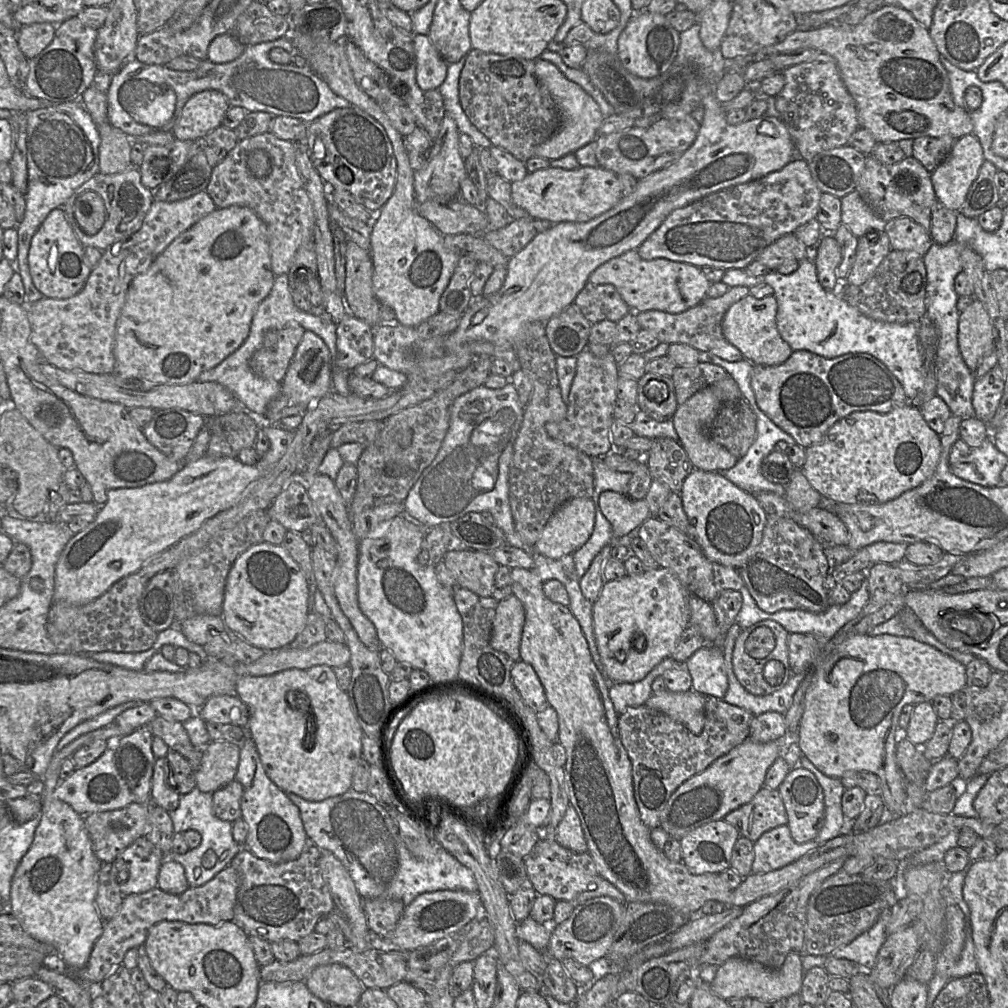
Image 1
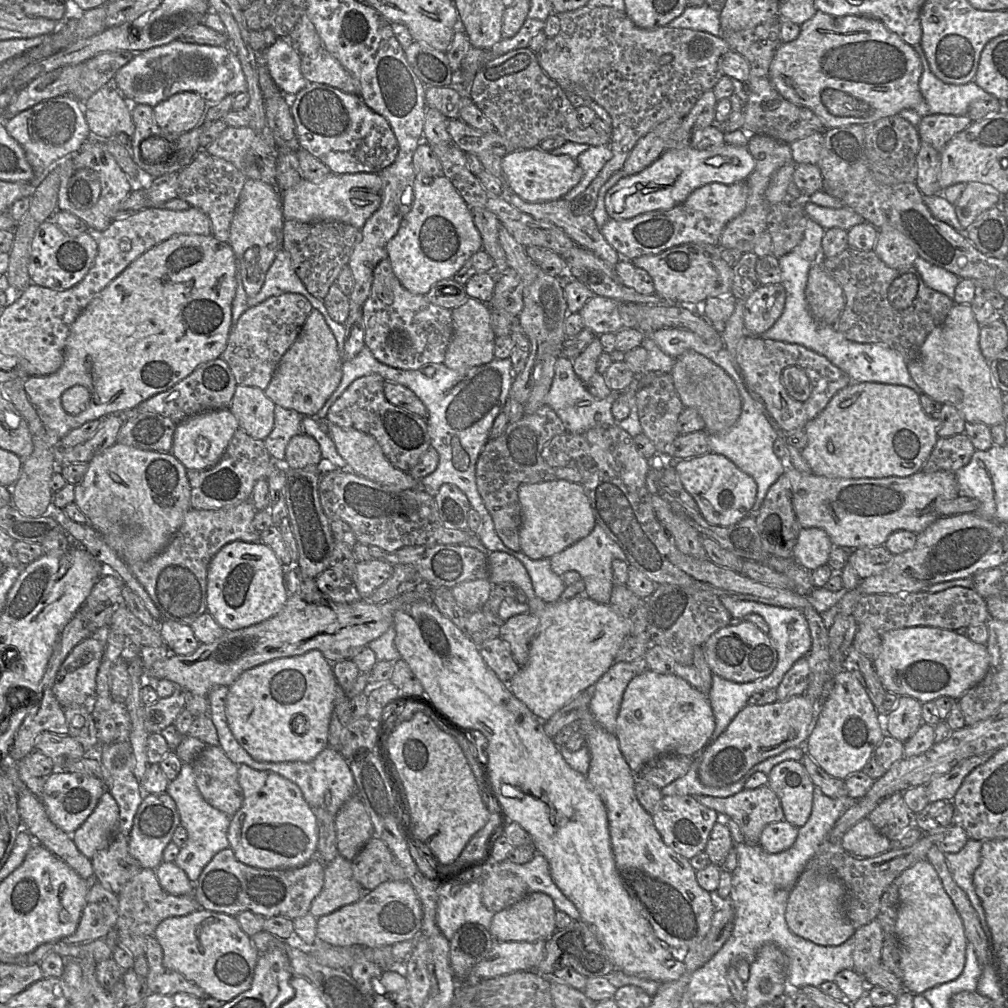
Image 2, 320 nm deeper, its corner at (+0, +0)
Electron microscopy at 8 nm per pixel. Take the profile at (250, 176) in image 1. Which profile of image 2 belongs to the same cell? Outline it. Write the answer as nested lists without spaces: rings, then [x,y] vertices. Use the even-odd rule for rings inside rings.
[[[227,126],[214,142],[202,149],[232,163],[247,179],[277,187],[276,149],[270,148],[250,127]]]

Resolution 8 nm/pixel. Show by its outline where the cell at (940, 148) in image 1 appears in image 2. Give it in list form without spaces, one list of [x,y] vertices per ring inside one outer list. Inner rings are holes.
[[[926,114],[922,116],[917,129],[921,142],[930,144],[940,153],[956,134],[971,123],[972,120],[967,114],[963,116]]]

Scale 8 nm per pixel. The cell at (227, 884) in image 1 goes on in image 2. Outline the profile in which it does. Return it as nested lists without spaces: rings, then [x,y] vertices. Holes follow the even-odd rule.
[[[142,868],[117,894],[118,917],[115,929],[131,932],[144,937],[153,936],[158,924],[166,918],[183,916],[200,908],[194,892],[185,895],[172,895],[163,890],[156,878],[154,869]]]

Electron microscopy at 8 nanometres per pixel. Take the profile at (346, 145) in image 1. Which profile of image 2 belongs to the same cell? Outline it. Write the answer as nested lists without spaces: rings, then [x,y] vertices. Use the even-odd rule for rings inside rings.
[[[309,82],[290,98],[290,102],[300,147],[318,158],[332,173],[379,173],[396,159],[399,146],[389,122],[373,111],[359,95],[323,83]]]

